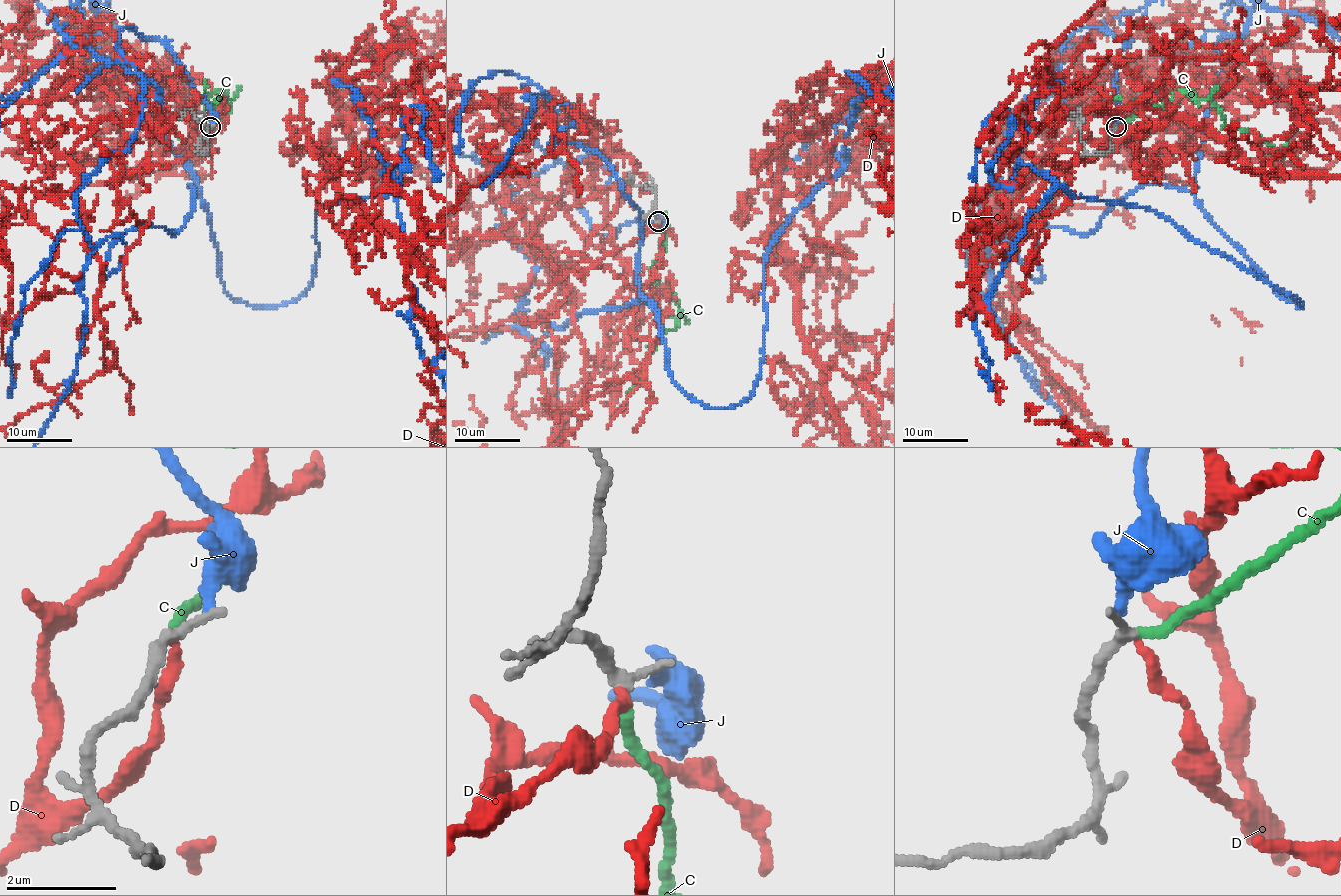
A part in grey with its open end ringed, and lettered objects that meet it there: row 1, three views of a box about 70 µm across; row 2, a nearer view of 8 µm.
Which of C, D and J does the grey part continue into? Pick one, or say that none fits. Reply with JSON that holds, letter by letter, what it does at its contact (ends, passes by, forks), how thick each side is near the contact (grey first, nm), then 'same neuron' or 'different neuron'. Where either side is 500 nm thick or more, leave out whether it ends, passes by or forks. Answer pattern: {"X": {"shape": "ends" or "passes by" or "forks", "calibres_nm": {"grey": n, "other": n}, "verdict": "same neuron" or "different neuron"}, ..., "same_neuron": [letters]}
{"C": {"shape": "ends", "calibres_nm": {"grey": 280, "other": 190}, "verdict": "same neuron"}, "D": {"shape": "ends", "calibres_nm": {"grey": 280, "other": 160}, "verdict": "different neuron"}, "J": {"shape": "ends", "calibres_nm": {"grey": 200, "other": 280}, "verdict": "different neuron"}, "same_neuron": ["C"]}

